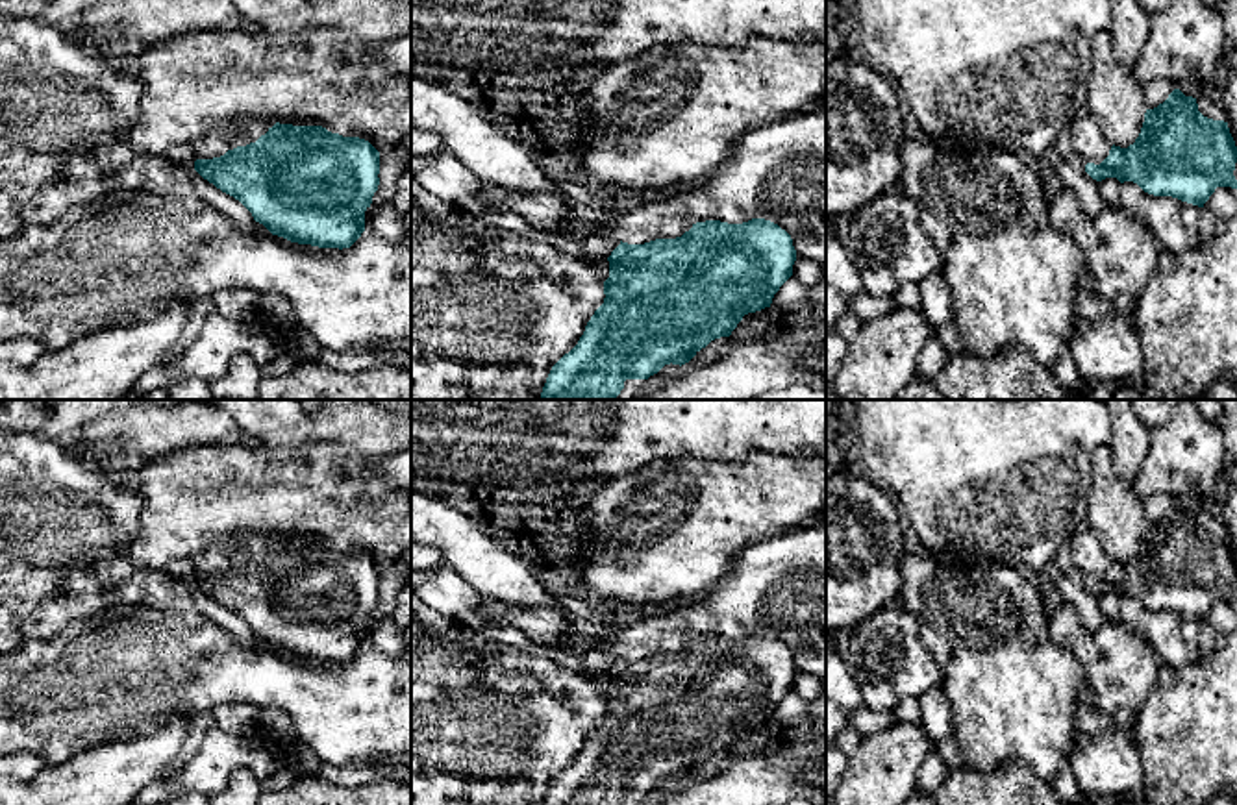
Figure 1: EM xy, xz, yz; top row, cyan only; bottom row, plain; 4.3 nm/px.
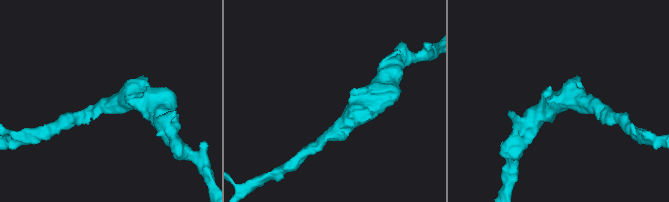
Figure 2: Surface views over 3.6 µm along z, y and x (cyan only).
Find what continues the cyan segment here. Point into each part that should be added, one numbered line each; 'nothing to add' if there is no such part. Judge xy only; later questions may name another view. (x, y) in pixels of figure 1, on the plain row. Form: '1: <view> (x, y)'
1: xy (217, 557)

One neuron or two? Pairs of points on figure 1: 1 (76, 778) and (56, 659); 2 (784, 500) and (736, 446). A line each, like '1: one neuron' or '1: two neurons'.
1: two neurons
2: two neurons

